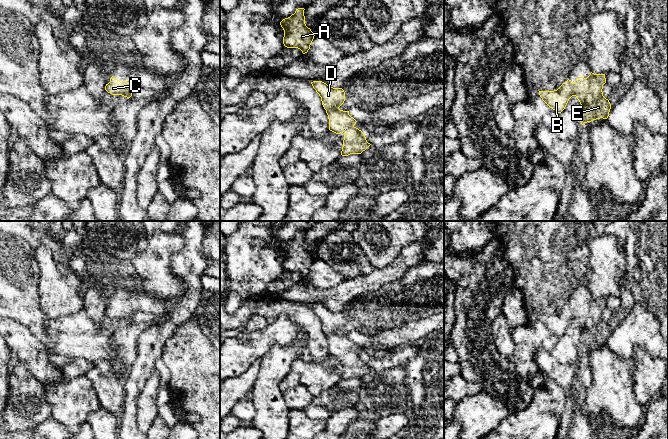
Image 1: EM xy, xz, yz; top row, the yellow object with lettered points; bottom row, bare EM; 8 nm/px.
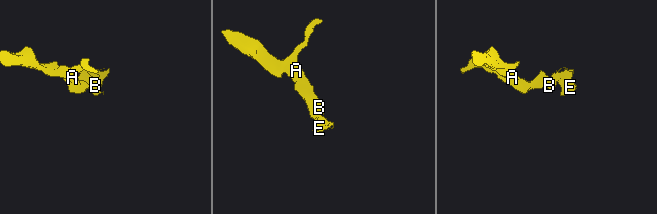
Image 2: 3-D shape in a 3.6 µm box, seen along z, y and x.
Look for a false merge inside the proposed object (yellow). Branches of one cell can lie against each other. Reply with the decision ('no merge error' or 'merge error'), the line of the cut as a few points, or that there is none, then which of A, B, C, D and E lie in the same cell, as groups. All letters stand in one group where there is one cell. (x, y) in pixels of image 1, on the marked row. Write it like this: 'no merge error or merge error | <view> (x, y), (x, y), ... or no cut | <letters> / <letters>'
no merge error | no cut | A B C D E

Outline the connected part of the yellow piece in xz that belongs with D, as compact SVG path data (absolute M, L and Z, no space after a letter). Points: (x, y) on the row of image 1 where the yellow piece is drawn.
M313 81L311 84L321 97L329 119L329 130L344 134L341 155L361 154L365 151L371 144L367 142L365 134L354 126L357 121L349 115L349 111L339 109L345 101L344 90L333 88L322 81Z

